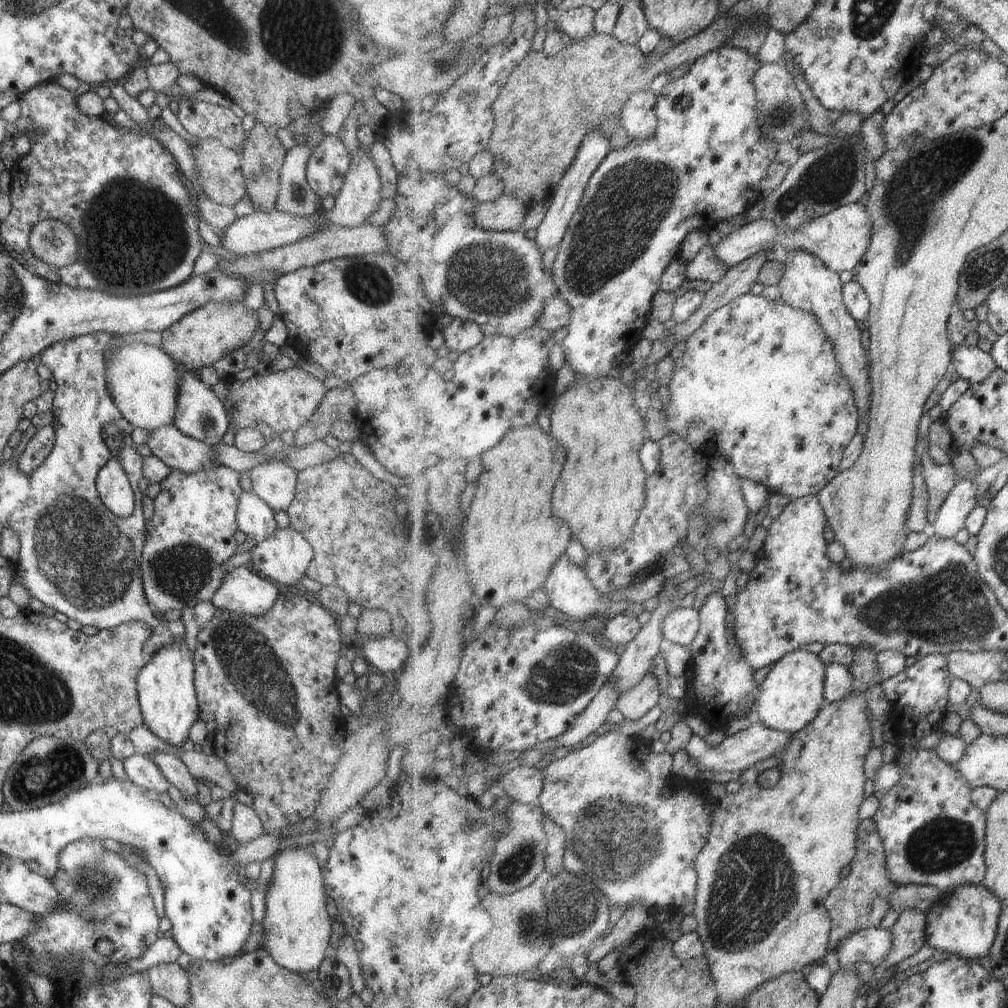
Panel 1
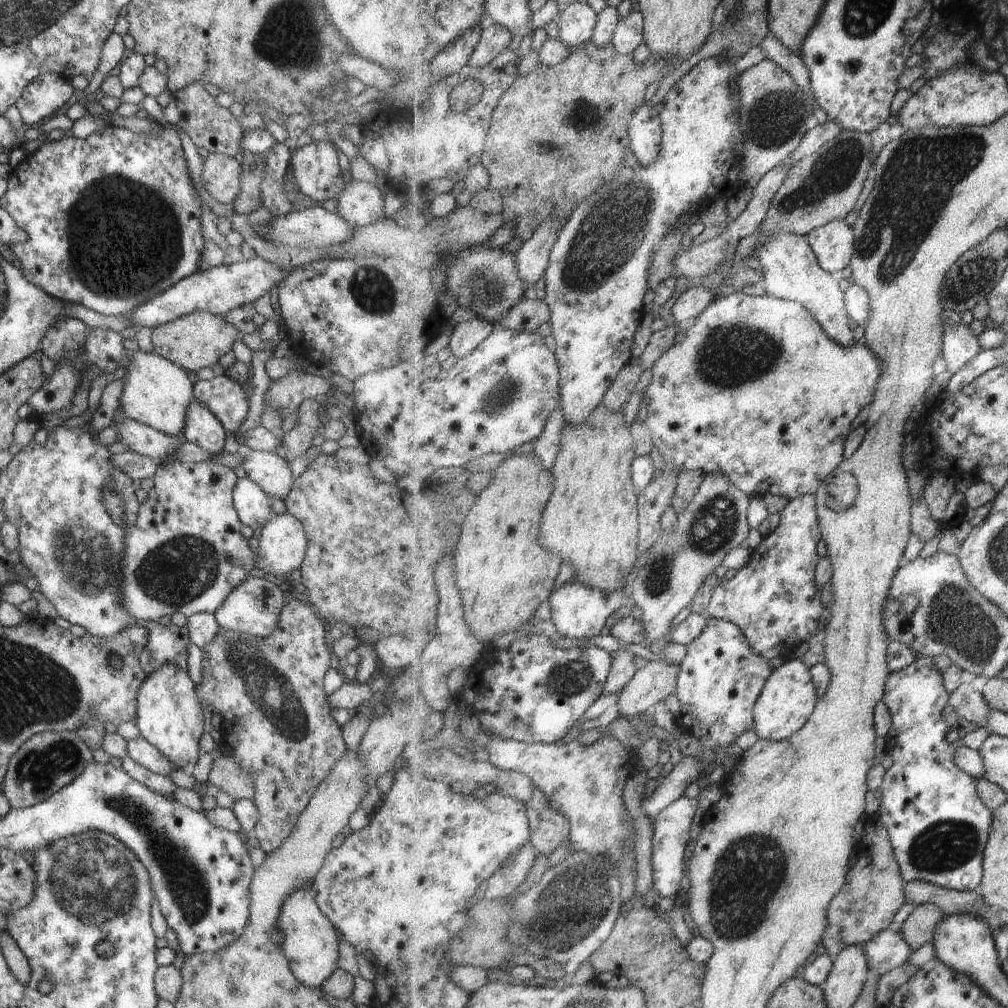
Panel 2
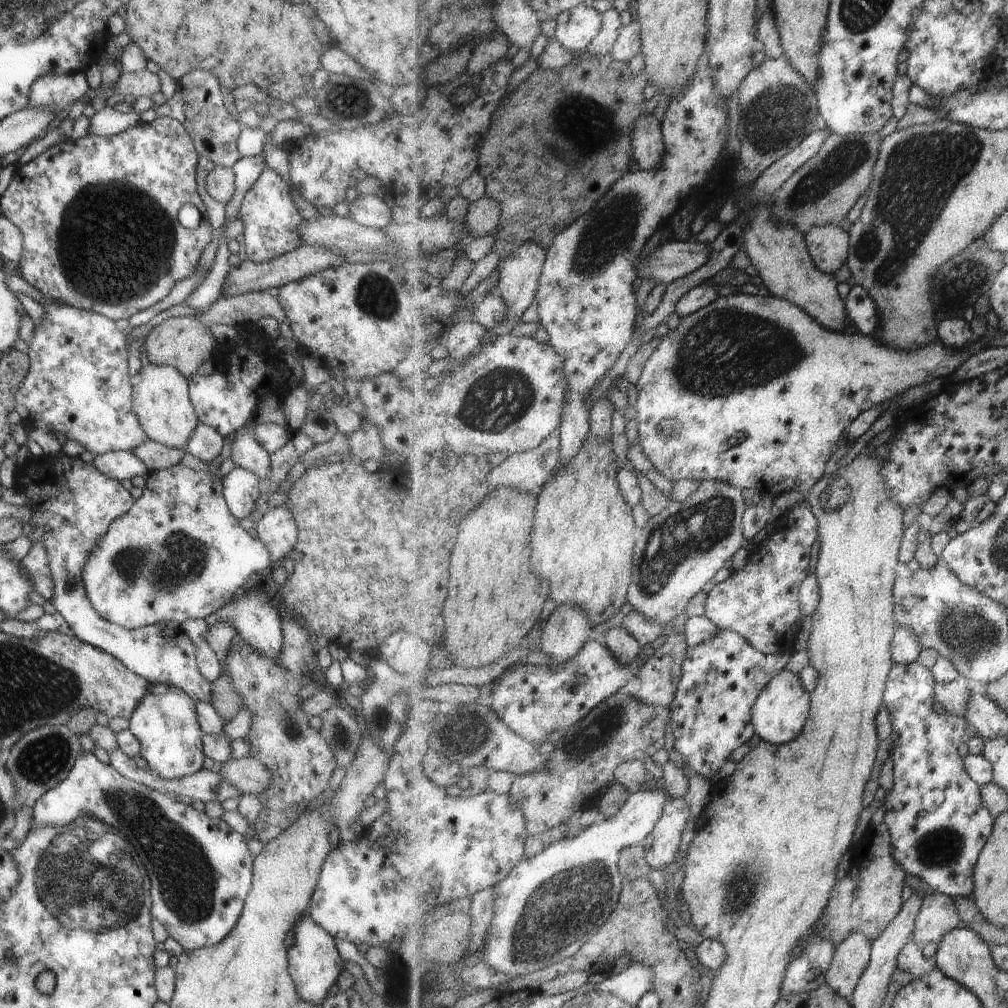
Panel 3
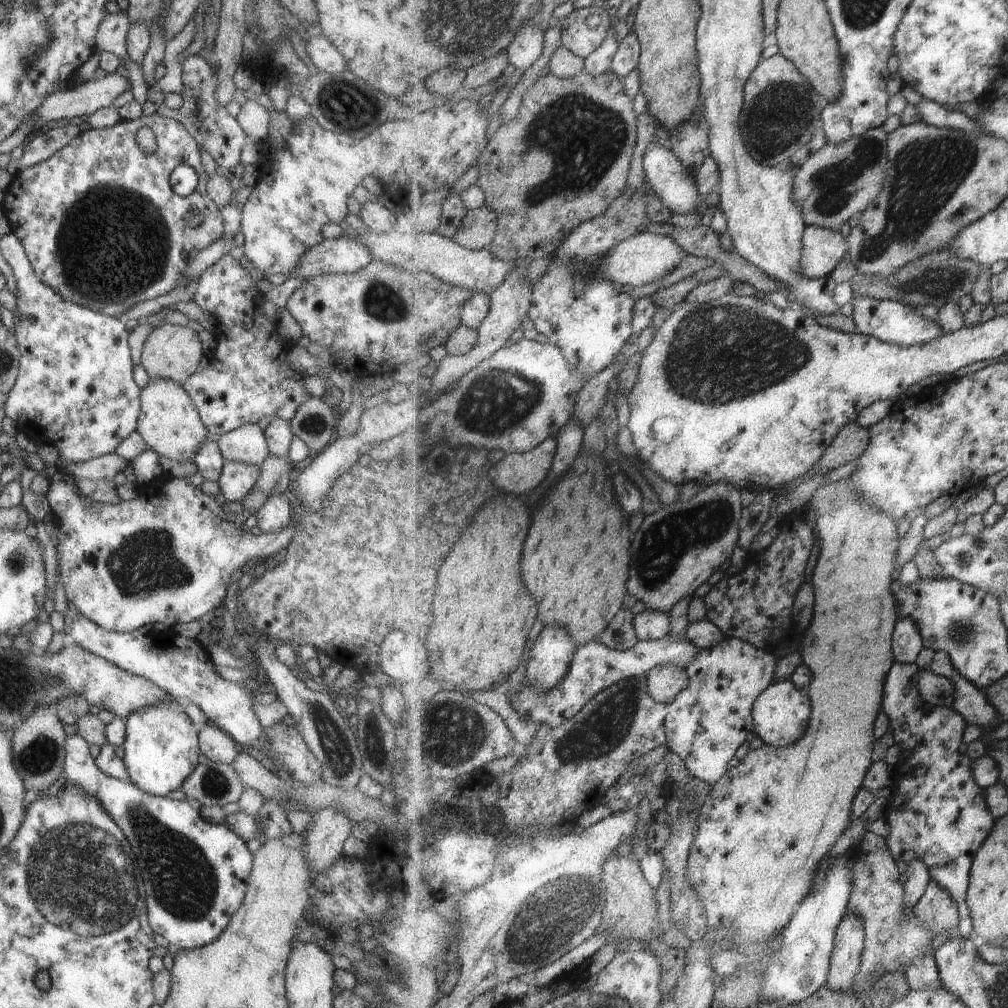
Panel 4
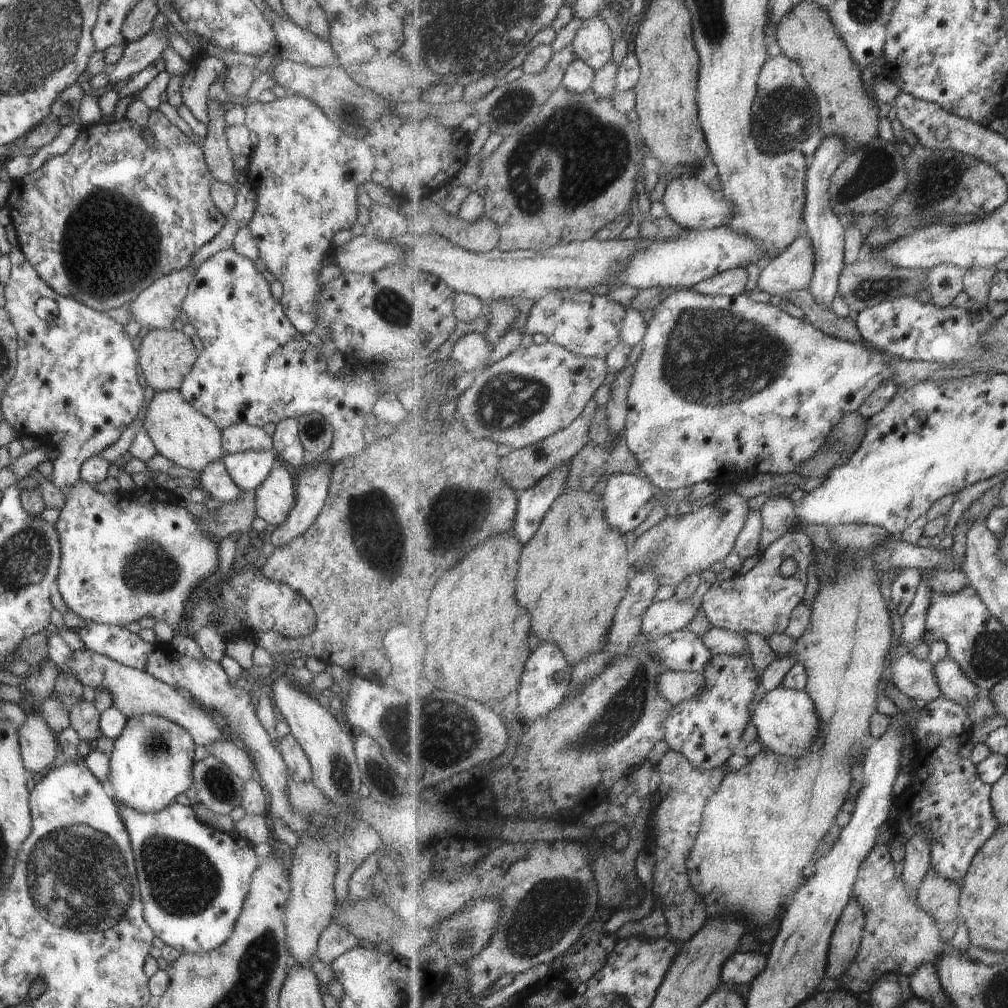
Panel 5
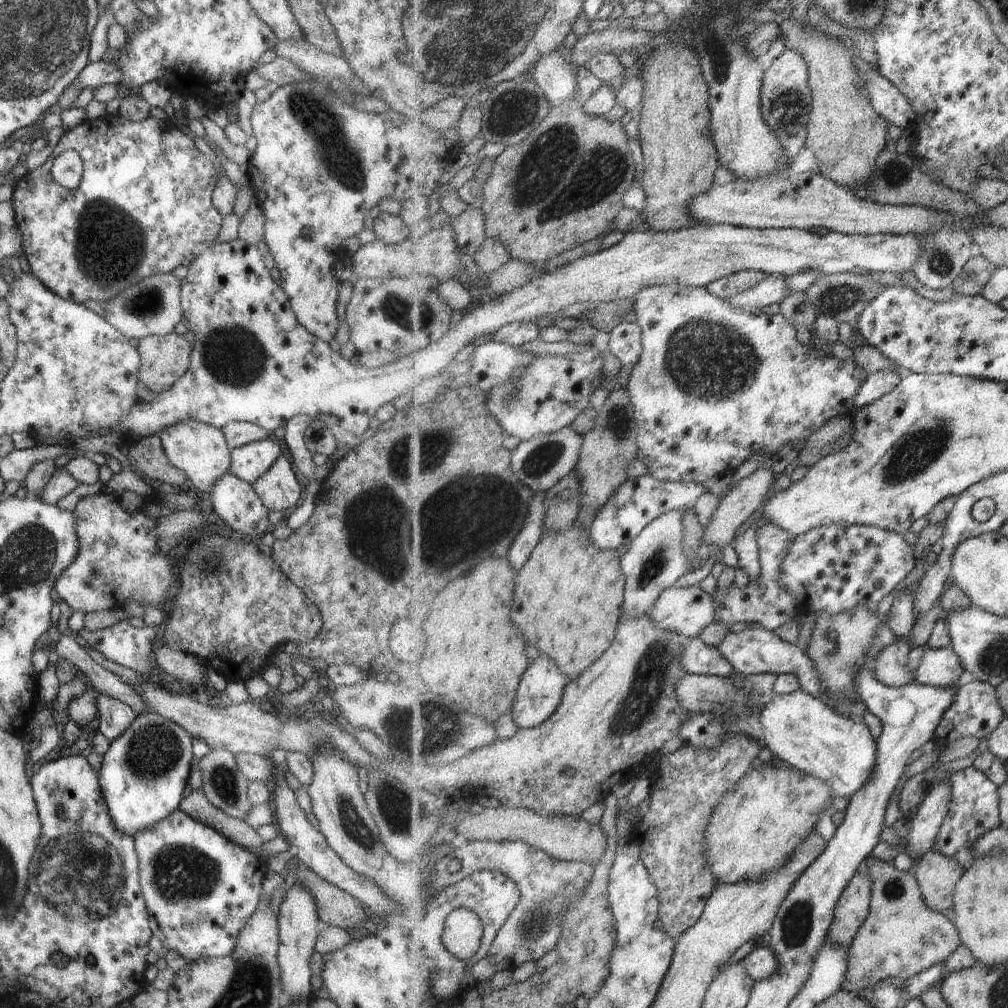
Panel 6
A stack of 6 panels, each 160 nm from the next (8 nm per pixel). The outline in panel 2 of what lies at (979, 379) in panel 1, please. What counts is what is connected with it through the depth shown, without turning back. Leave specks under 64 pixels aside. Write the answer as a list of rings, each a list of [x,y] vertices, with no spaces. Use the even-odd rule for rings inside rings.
[[[967,325],[945,326],[944,356],[941,363],[950,372],[955,374],[973,363],[981,351],[978,337],[971,334]]]

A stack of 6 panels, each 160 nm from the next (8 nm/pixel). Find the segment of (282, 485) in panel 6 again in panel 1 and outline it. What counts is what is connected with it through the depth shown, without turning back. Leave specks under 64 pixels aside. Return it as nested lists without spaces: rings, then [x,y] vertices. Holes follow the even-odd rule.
[[[294,526],[283,529],[277,528],[270,537],[264,538],[251,547],[248,553],[251,566],[255,568],[255,572],[259,572],[265,578],[271,578],[271,580],[285,586],[295,584],[303,574],[306,574],[305,569],[313,556],[310,544]]]

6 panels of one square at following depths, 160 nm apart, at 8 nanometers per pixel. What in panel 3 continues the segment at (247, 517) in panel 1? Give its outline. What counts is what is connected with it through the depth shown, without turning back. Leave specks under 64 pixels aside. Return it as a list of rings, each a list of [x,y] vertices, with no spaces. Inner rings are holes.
[[[235,467],[222,480],[222,497],[236,518],[250,518],[259,493],[259,478],[252,472]]]

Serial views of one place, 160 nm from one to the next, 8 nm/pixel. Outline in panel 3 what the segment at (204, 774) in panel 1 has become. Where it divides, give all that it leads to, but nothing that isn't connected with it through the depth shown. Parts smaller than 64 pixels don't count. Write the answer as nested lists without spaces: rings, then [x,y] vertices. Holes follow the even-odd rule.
[[[249,755],[238,759],[229,757],[217,764],[215,770],[241,795],[258,795],[265,791],[271,782],[270,774],[263,764]]]

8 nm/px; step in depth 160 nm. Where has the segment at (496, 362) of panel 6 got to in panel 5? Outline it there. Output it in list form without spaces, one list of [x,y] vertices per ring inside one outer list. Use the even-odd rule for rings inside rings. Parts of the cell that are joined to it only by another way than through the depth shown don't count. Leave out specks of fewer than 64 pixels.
[[[466,333],[455,342],[451,357],[459,362],[462,374],[476,374],[489,360],[492,348],[481,333]]]

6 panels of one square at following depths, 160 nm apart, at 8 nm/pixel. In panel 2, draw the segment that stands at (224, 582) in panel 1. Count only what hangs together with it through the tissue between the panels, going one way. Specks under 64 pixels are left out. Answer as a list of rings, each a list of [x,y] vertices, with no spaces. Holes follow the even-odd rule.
[[[247,575],[235,588],[229,591],[225,600],[222,600],[219,608],[215,610],[217,624],[219,627],[247,633],[251,636],[267,636],[273,630],[284,605],[283,593],[281,588],[267,581],[264,577]]]

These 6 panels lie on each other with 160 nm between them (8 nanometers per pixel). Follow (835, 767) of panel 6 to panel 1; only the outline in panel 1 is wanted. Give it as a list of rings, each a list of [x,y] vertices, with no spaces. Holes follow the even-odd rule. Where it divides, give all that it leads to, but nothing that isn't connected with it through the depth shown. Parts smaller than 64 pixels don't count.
[[[799,649],[775,663],[759,687],[756,700],[758,718],[772,729],[793,735],[807,728],[827,702],[825,692],[826,664],[819,655]]]

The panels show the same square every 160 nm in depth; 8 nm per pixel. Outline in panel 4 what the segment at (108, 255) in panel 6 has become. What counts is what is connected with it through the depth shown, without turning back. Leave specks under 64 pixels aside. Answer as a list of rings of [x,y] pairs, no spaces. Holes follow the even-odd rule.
[[[153,113],[151,116],[143,115],[135,119],[121,119],[120,122],[117,122],[110,128],[90,129],[79,132],[67,146],[61,148],[61,150],[57,150],[57,152],[55,152],[53,156],[49,156],[47,160],[43,160],[43,162],[39,162],[39,164],[35,164],[35,166],[29,166],[29,168],[25,168],[23,172],[17,173],[9,182],[6,189],[2,191],[3,202],[1,206],[10,230],[15,234],[19,242],[21,242],[21,246],[23,246],[25,255],[29,260],[31,268],[33,268],[33,273],[36,275],[36,278],[40,282],[43,282],[45,286],[49,286],[49,288],[58,296],[61,296],[63,300],[115,318],[123,314],[130,306],[133,306],[133,304],[154,299],[171,291],[175,287],[175,284],[177,284],[177,280],[181,280],[181,276],[183,276],[183,272],[185,272],[185,266],[187,266],[187,260],[193,258],[197,252],[210,246],[215,240],[218,240],[222,236],[221,212],[219,212],[219,208],[209,199],[206,190],[206,184],[211,172],[205,172],[205,170],[203,170],[199,150],[195,140],[189,136],[187,130],[185,130],[177,120],[171,120],[171,118],[161,117],[159,114]],[[142,126],[147,126],[147,128],[153,131],[157,144],[155,152],[149,155],[140,152],[135,143],[135,133]],[[180,164],[191,167],[197,174],[198,179],[195,190],[193,190],[189,196],[185,196],[185,198],[174,194],[168,183],[170,173]],[[187,212],[199,212],[199,214],[201,214],[201,222],[199,222],[197,226],[187,226],[187,222],[185,222],[185,214],[187,214]]]

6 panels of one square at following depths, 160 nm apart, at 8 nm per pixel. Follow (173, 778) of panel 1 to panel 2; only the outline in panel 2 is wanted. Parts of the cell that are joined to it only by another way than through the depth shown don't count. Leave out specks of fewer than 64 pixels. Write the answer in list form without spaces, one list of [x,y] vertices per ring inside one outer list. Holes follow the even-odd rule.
[[[143,737],[126,741],[126,751],[135,762],[142,764],[158,775],[168,775],[171,770],[176,768],[172,762],[169,762],[168,758],[165,758],[157,748],[150,745]]]

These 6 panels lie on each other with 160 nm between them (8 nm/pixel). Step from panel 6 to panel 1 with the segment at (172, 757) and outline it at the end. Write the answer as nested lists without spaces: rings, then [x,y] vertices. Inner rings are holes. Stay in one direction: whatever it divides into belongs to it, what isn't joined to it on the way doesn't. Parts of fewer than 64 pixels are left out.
[[[183,640],[155,650],[137,671],[136,695],[144,724],[167,744],[183,744],[188,738],[189,727],[199,718],[193,671],[192,652]]]

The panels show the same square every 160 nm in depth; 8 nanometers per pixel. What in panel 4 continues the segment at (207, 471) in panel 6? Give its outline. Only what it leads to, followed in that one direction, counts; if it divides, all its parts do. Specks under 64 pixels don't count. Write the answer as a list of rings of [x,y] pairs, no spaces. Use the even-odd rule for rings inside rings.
[[[163,378],[149,379],[139,392],[139,414],[136,421],[136,432],[141,436],[146,447],[158,456],[178,462],[191,460],[197,448],[207,441],[210,432],[199,419],[189,396],[182,386]]]

